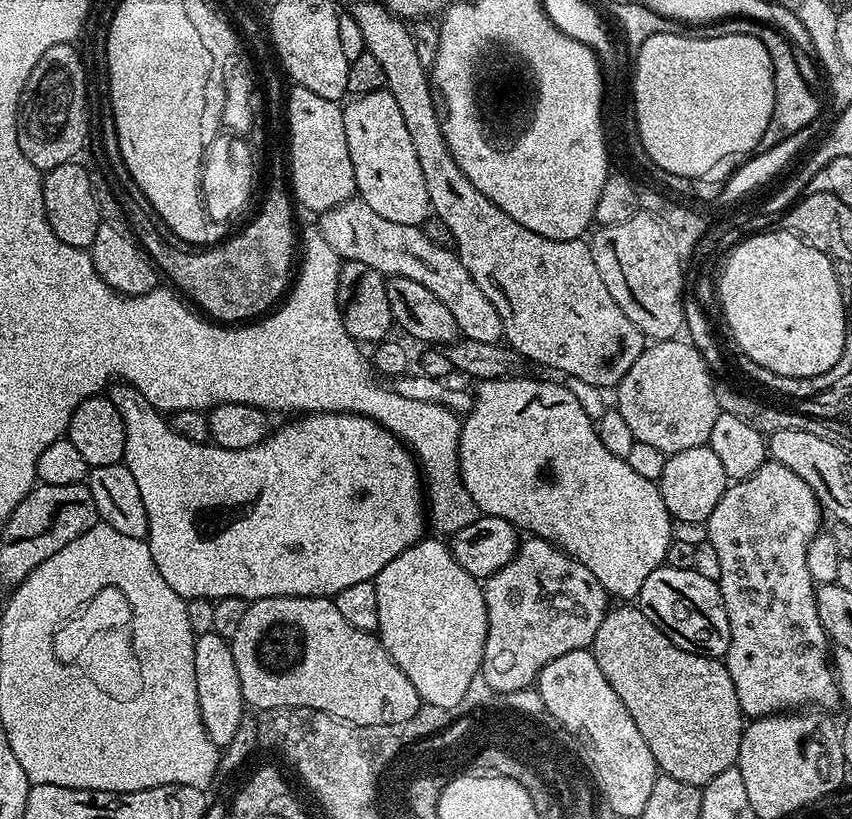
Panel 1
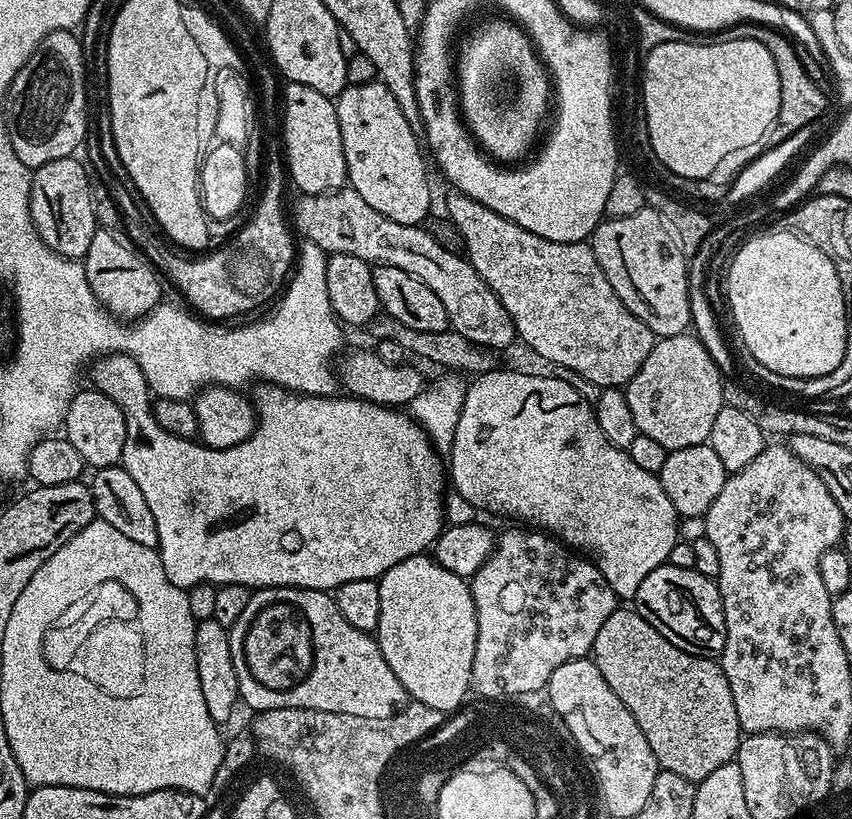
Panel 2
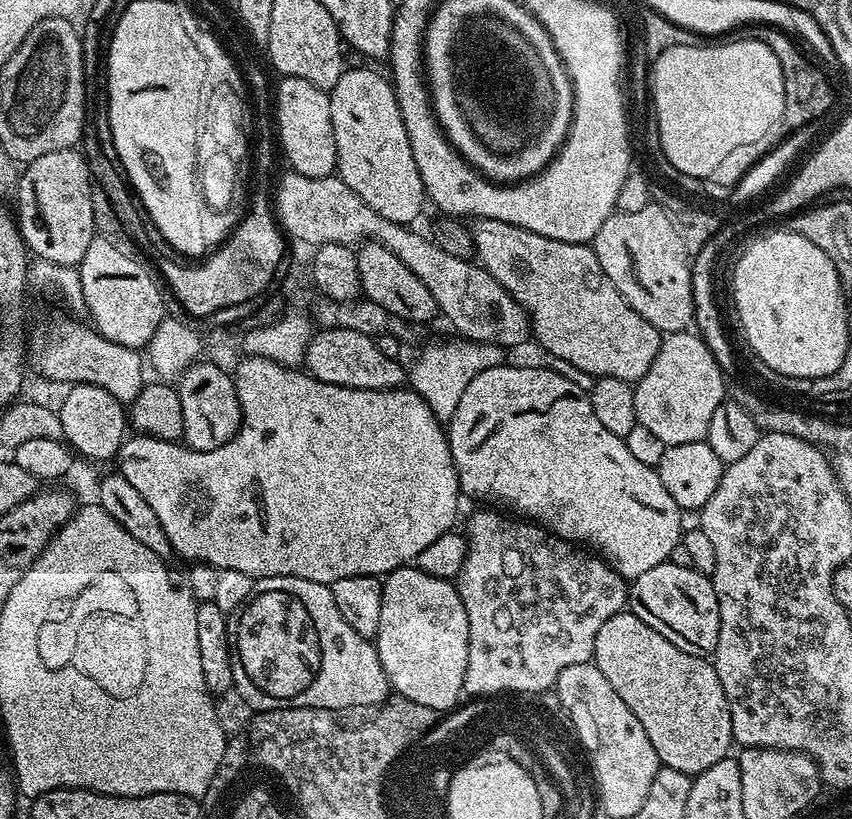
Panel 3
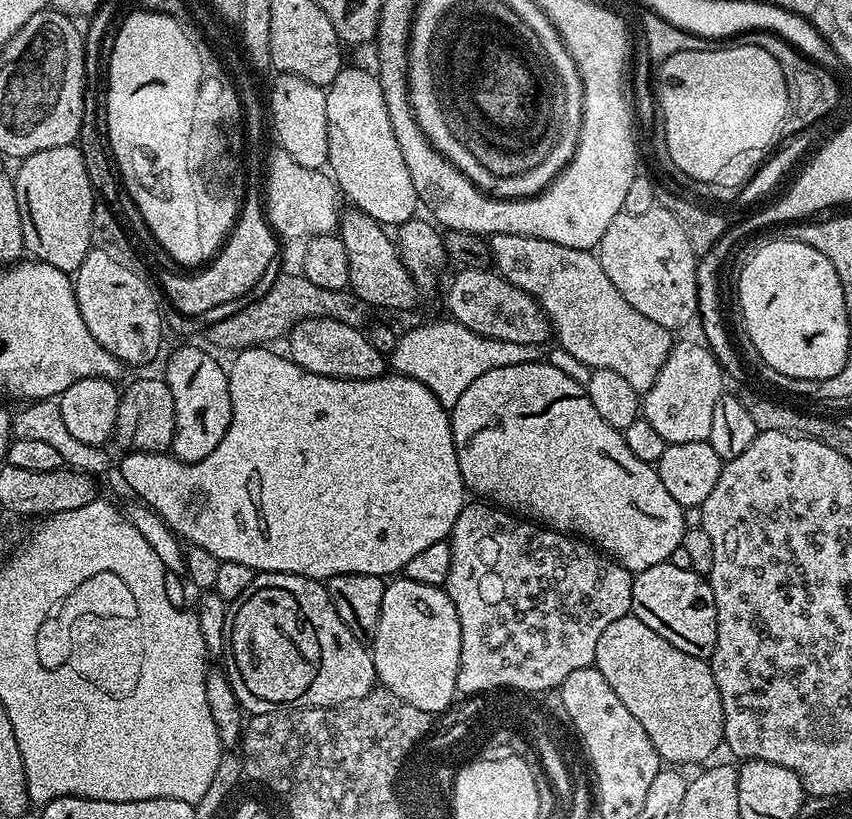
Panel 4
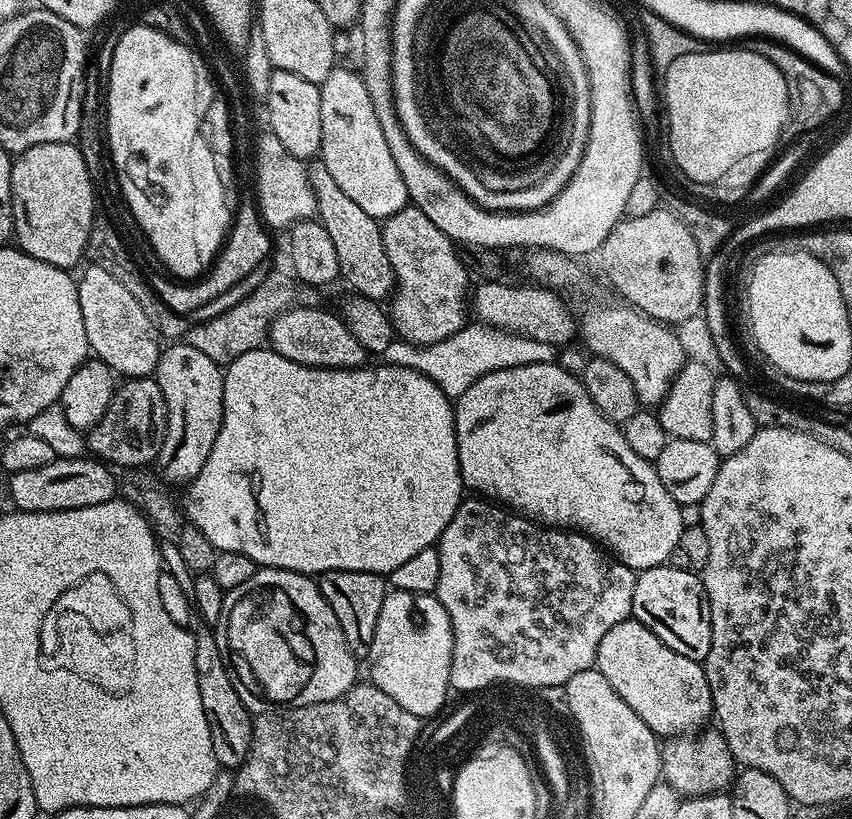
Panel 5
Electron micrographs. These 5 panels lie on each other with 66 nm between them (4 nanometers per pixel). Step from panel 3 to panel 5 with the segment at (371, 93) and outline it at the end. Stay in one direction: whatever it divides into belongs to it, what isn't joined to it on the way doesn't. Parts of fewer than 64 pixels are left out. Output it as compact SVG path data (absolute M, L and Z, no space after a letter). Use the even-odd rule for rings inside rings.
M343 66L333 68L330 75L319 84L322 98L322 142L320 143L319 159L330 170L334 182L342 186L342 191L362 206L366 214L378 221L398 214L398 210L409 207L410 201L406 182L402 182L402 174L398 174L398 166L394 166L394 157L390 154L390 146L386 146L386 137L378 123L378 114L374 114L374 105L370 102L370 94L366 84L362 82L359 71Z

